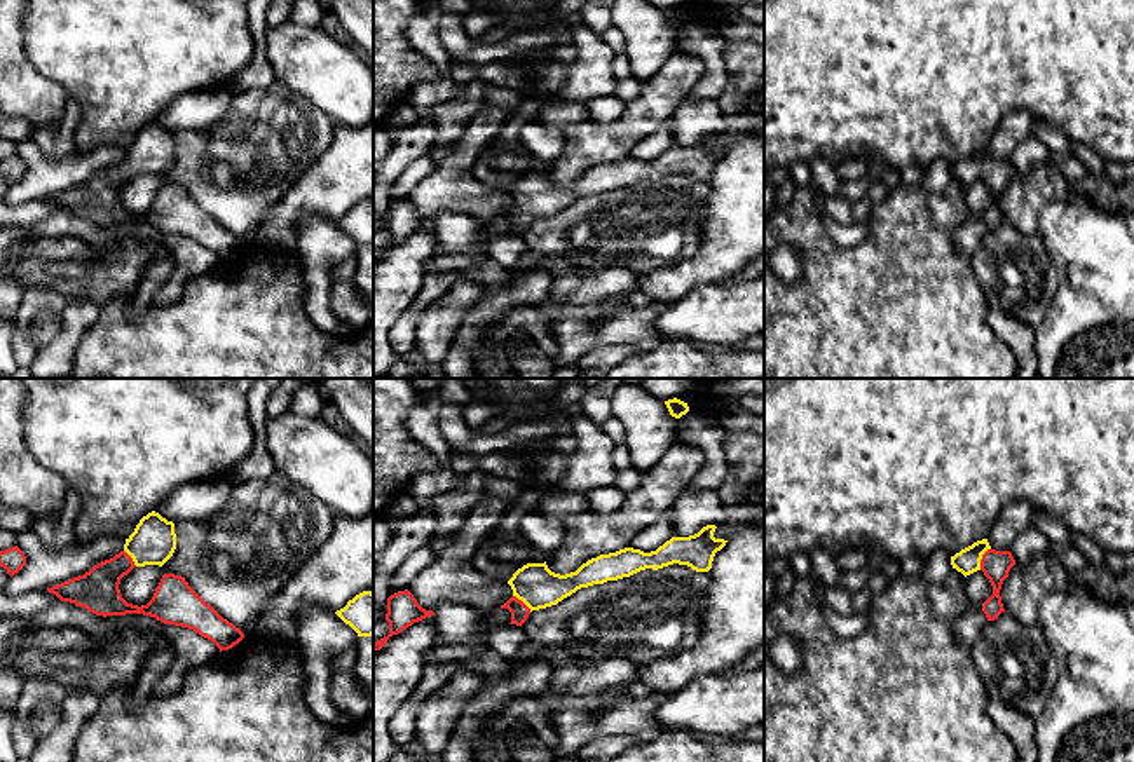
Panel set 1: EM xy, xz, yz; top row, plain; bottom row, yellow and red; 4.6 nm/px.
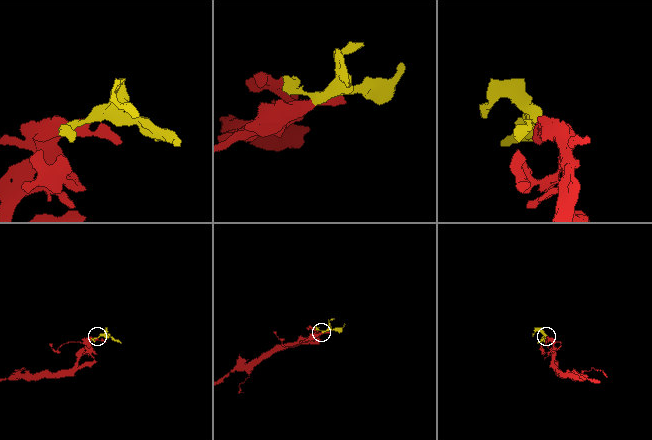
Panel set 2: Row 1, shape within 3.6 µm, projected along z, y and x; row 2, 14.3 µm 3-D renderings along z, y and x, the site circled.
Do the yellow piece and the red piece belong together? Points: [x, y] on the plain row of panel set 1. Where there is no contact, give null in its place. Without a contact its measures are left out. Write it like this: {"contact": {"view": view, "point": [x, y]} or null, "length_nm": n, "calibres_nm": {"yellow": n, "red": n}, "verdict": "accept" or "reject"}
{"contact": {"view": "yz", "point": [981, 168]}, "length_nm": 120, "calibres_nm": {"yellow": 120, "red": 130}, "verdict": "accept"}

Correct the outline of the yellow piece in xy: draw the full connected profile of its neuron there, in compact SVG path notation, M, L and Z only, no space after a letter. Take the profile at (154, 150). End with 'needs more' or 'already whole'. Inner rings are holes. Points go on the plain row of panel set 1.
M152 120L140 129L119 164L47 201L96 225L143 223L164 234L194 239L211 249L220 262L232 258L244 242L206 213L181 185L164 183L147 214L138 216L122 208L119 194L124 185L134 176L162 176L174 159L174 133Z; needs more

